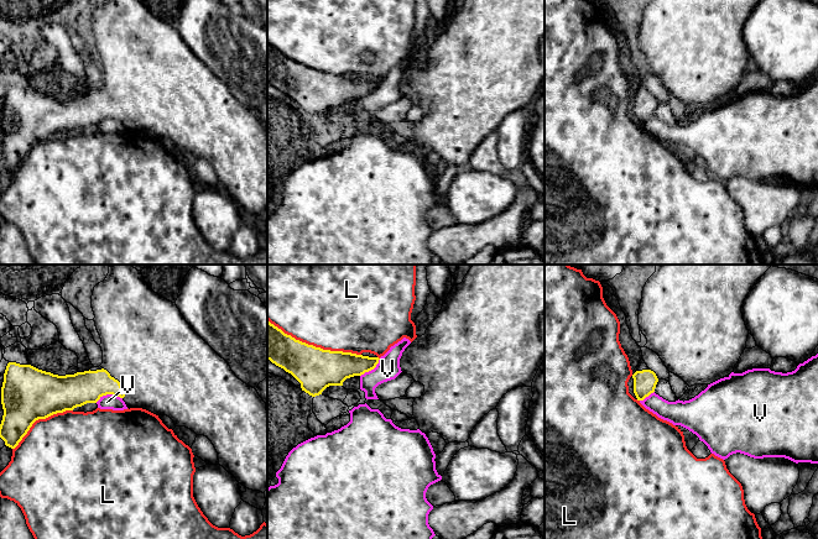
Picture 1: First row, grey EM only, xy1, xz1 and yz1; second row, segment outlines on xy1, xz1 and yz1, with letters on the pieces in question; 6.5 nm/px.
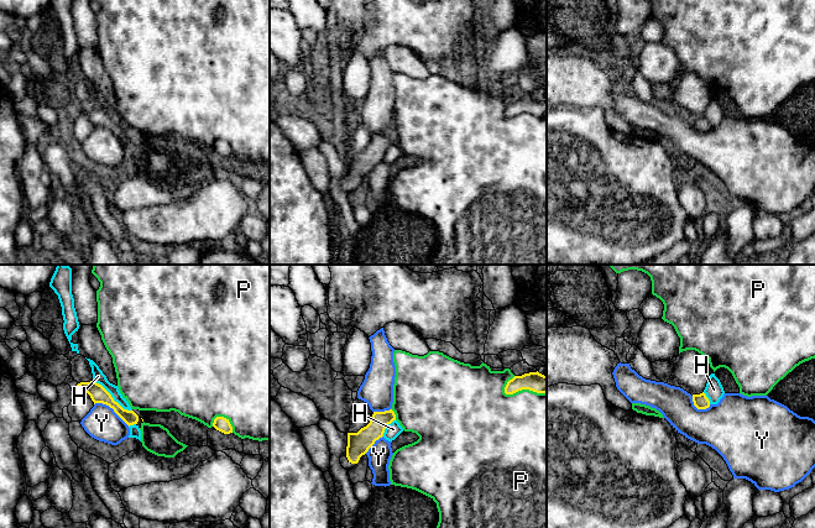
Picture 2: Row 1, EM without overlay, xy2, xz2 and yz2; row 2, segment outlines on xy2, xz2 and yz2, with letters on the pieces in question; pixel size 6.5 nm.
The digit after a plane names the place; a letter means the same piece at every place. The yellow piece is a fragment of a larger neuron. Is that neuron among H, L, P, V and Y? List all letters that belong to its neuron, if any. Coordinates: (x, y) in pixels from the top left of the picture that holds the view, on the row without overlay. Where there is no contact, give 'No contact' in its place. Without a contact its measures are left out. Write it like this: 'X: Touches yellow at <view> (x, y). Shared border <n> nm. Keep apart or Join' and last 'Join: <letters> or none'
H: Touches yellow at xy2 (111, 120). Shared border 320 nm. Keep apart
L: Touches yellow at xz1 (314, 69). Shared border 650 nm. Keep apart
P: Touches yellow at xz2 (523, 111). Shared border 280 nm. Keep apart
V: Touches yellow at xy1 (108, 116). Shared border 180 nm. Keep apart
Y: Touches yellow at xy2 (111, 130). Shared border 280 nm. Keep apart
Join: none

